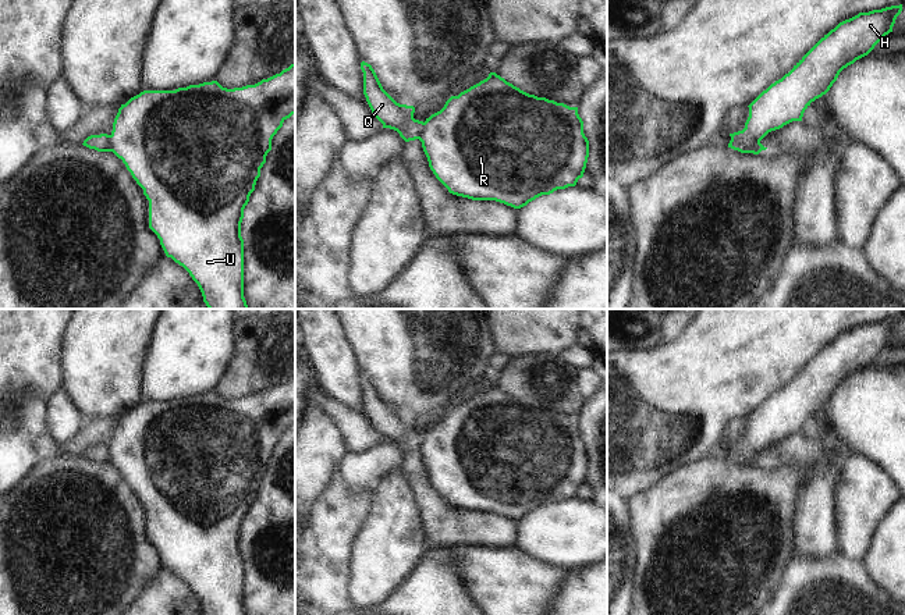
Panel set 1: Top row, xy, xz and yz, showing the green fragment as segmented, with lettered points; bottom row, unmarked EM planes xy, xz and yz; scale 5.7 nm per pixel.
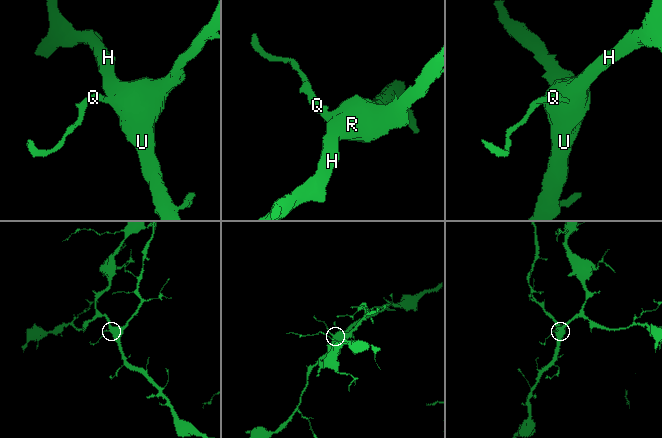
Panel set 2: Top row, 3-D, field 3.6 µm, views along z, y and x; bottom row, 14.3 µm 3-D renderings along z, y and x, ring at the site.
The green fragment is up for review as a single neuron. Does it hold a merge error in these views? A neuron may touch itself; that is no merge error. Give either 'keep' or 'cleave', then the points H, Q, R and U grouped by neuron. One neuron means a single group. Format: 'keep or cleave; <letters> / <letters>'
cleave; H R U / Q

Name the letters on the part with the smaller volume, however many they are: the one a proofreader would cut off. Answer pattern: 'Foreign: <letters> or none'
Foreign: Q

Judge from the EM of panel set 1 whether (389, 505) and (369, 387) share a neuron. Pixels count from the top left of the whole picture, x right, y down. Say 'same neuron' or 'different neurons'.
different neurons

